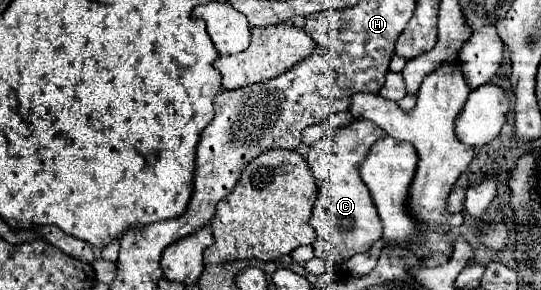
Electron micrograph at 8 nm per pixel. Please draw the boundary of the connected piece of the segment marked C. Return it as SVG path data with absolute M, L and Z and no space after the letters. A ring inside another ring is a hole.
M355 119L347 127L325 131L325 135L315 145L311 145L307 163L319 187L311 215L311 227L315 229L315 241L311 247L315 251L315 257L343 263L357 253L369 251L371 245L381 239L381 219L367 185L359 177L359 165L369 155L373 143L383 137L387 137L387 133L373 121Z

